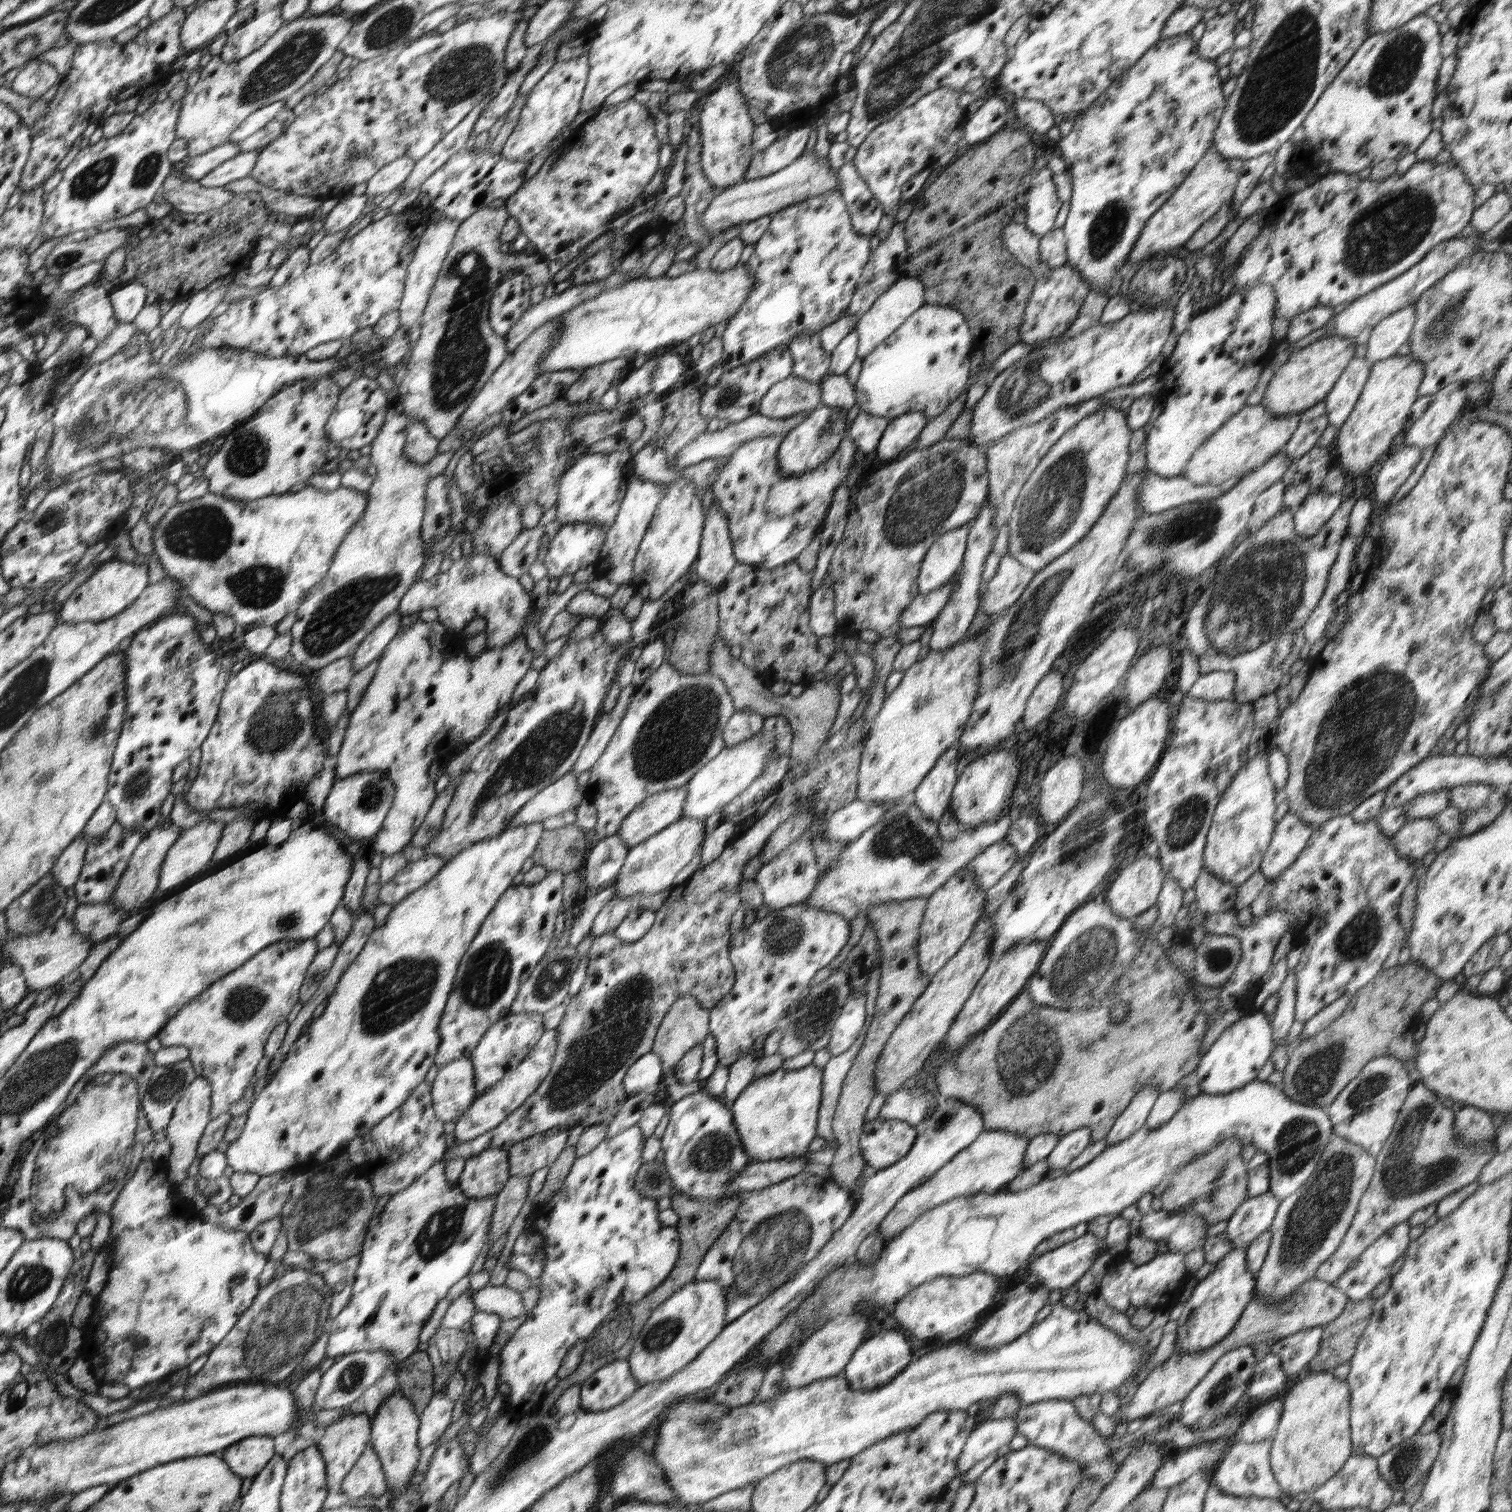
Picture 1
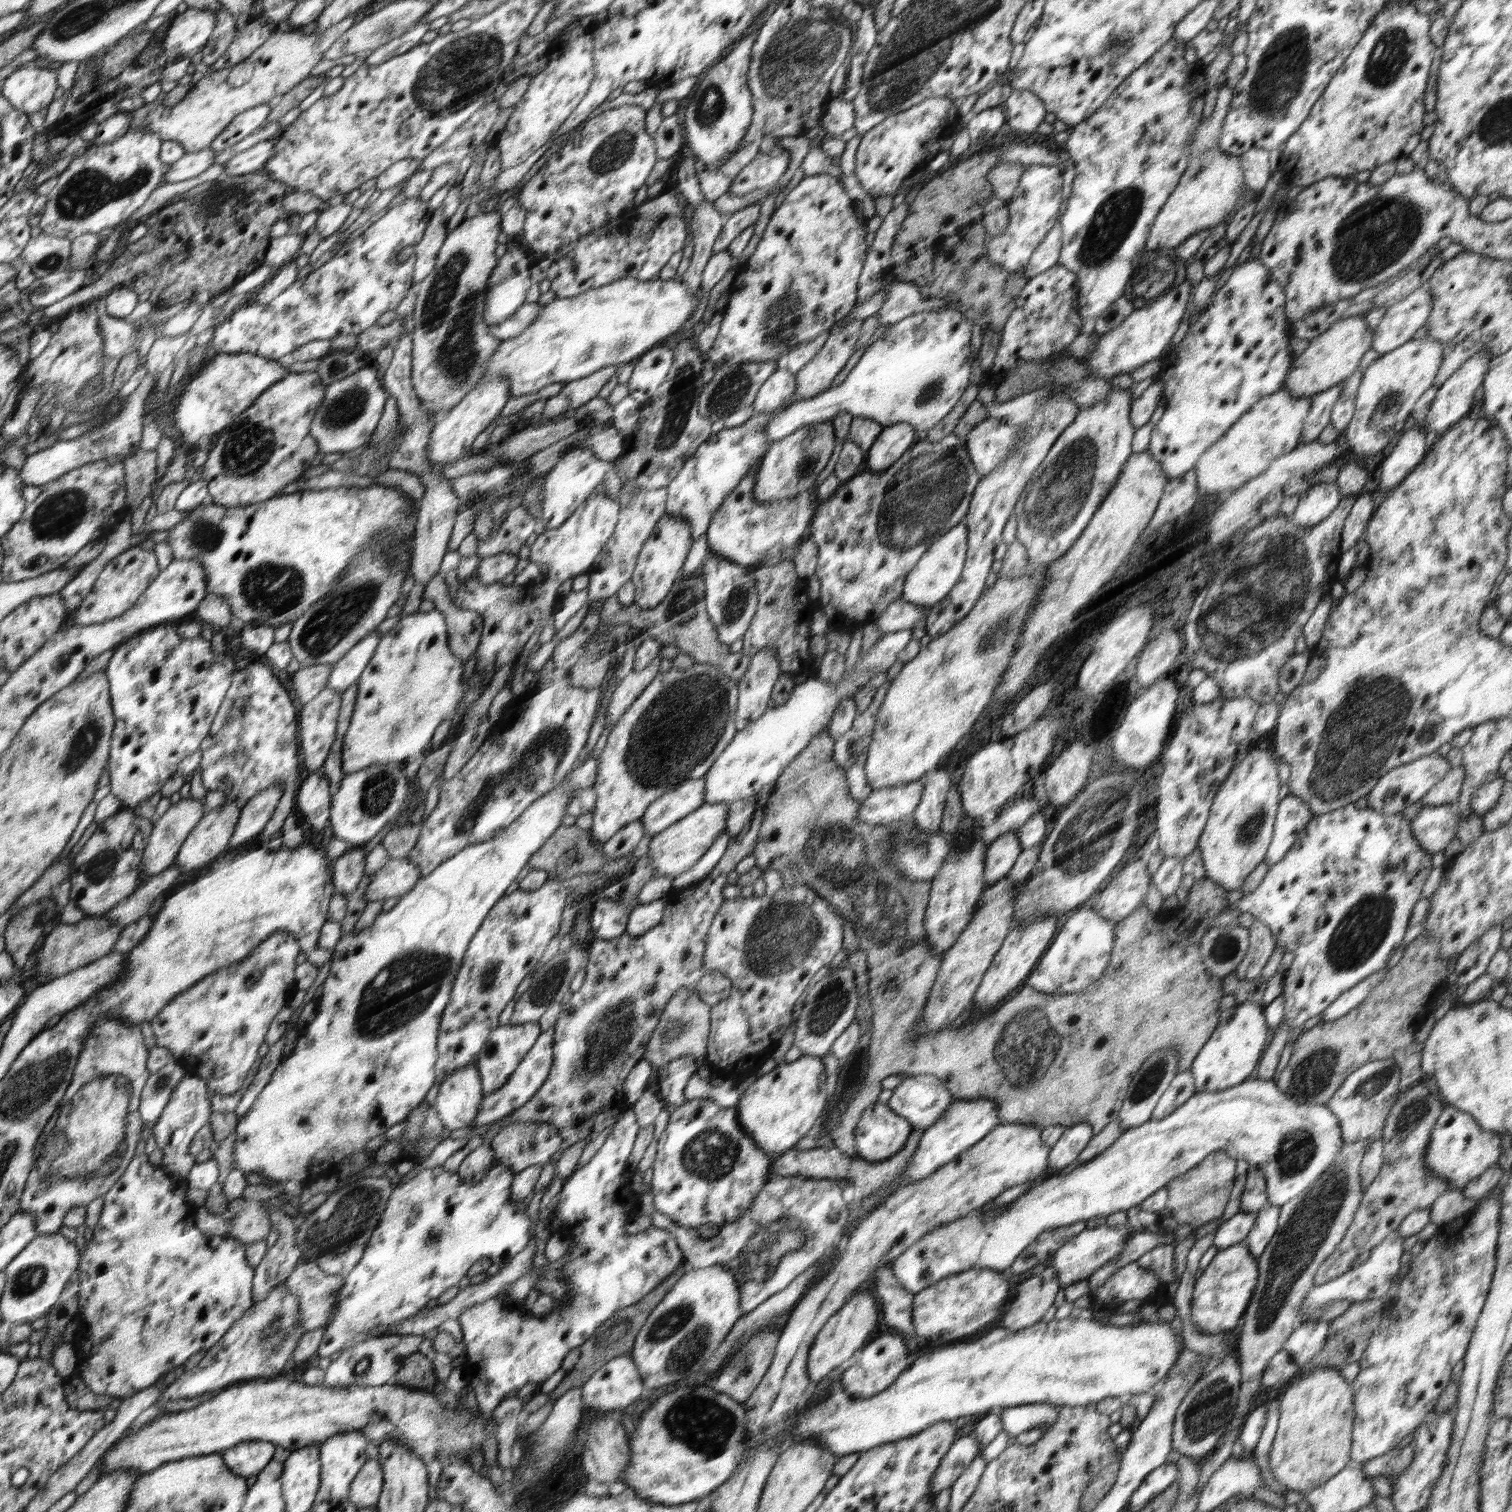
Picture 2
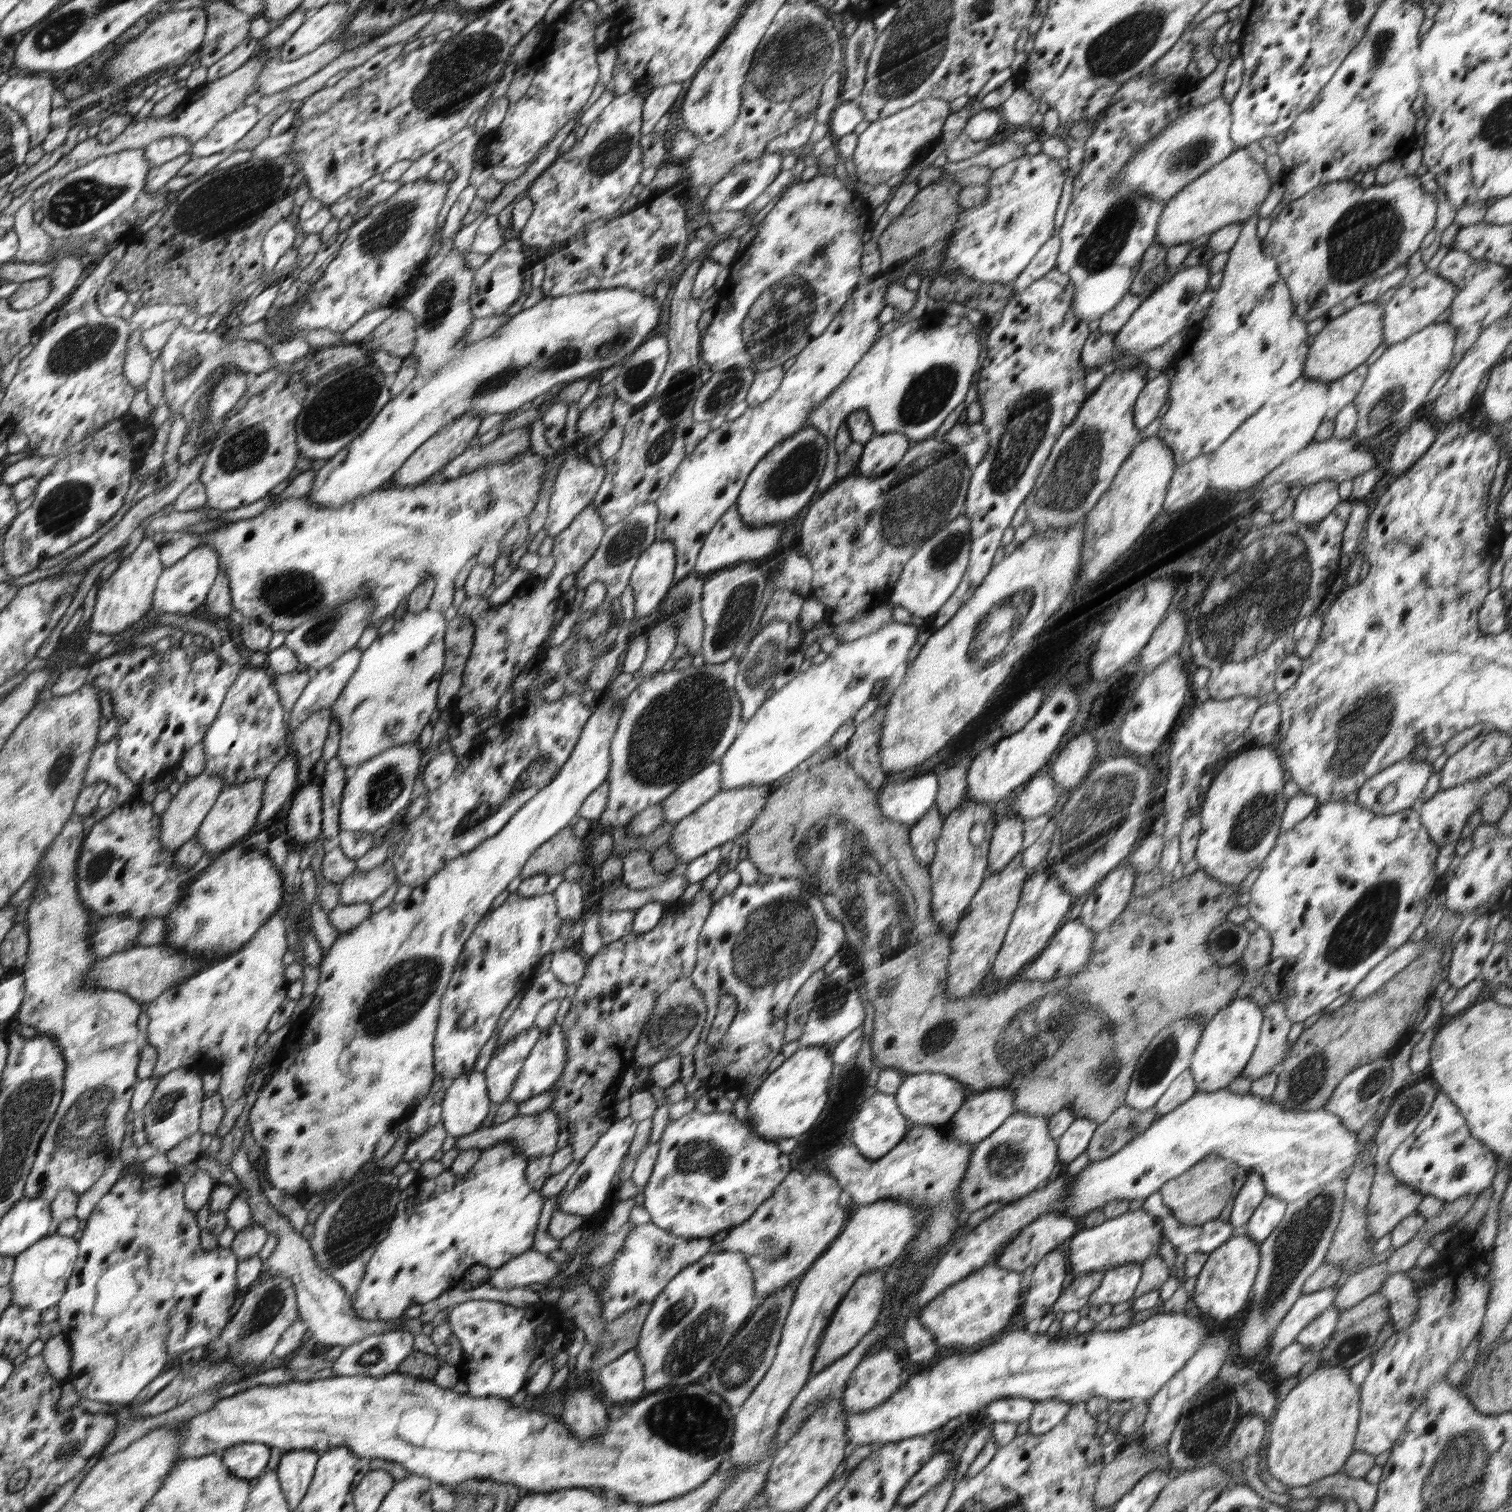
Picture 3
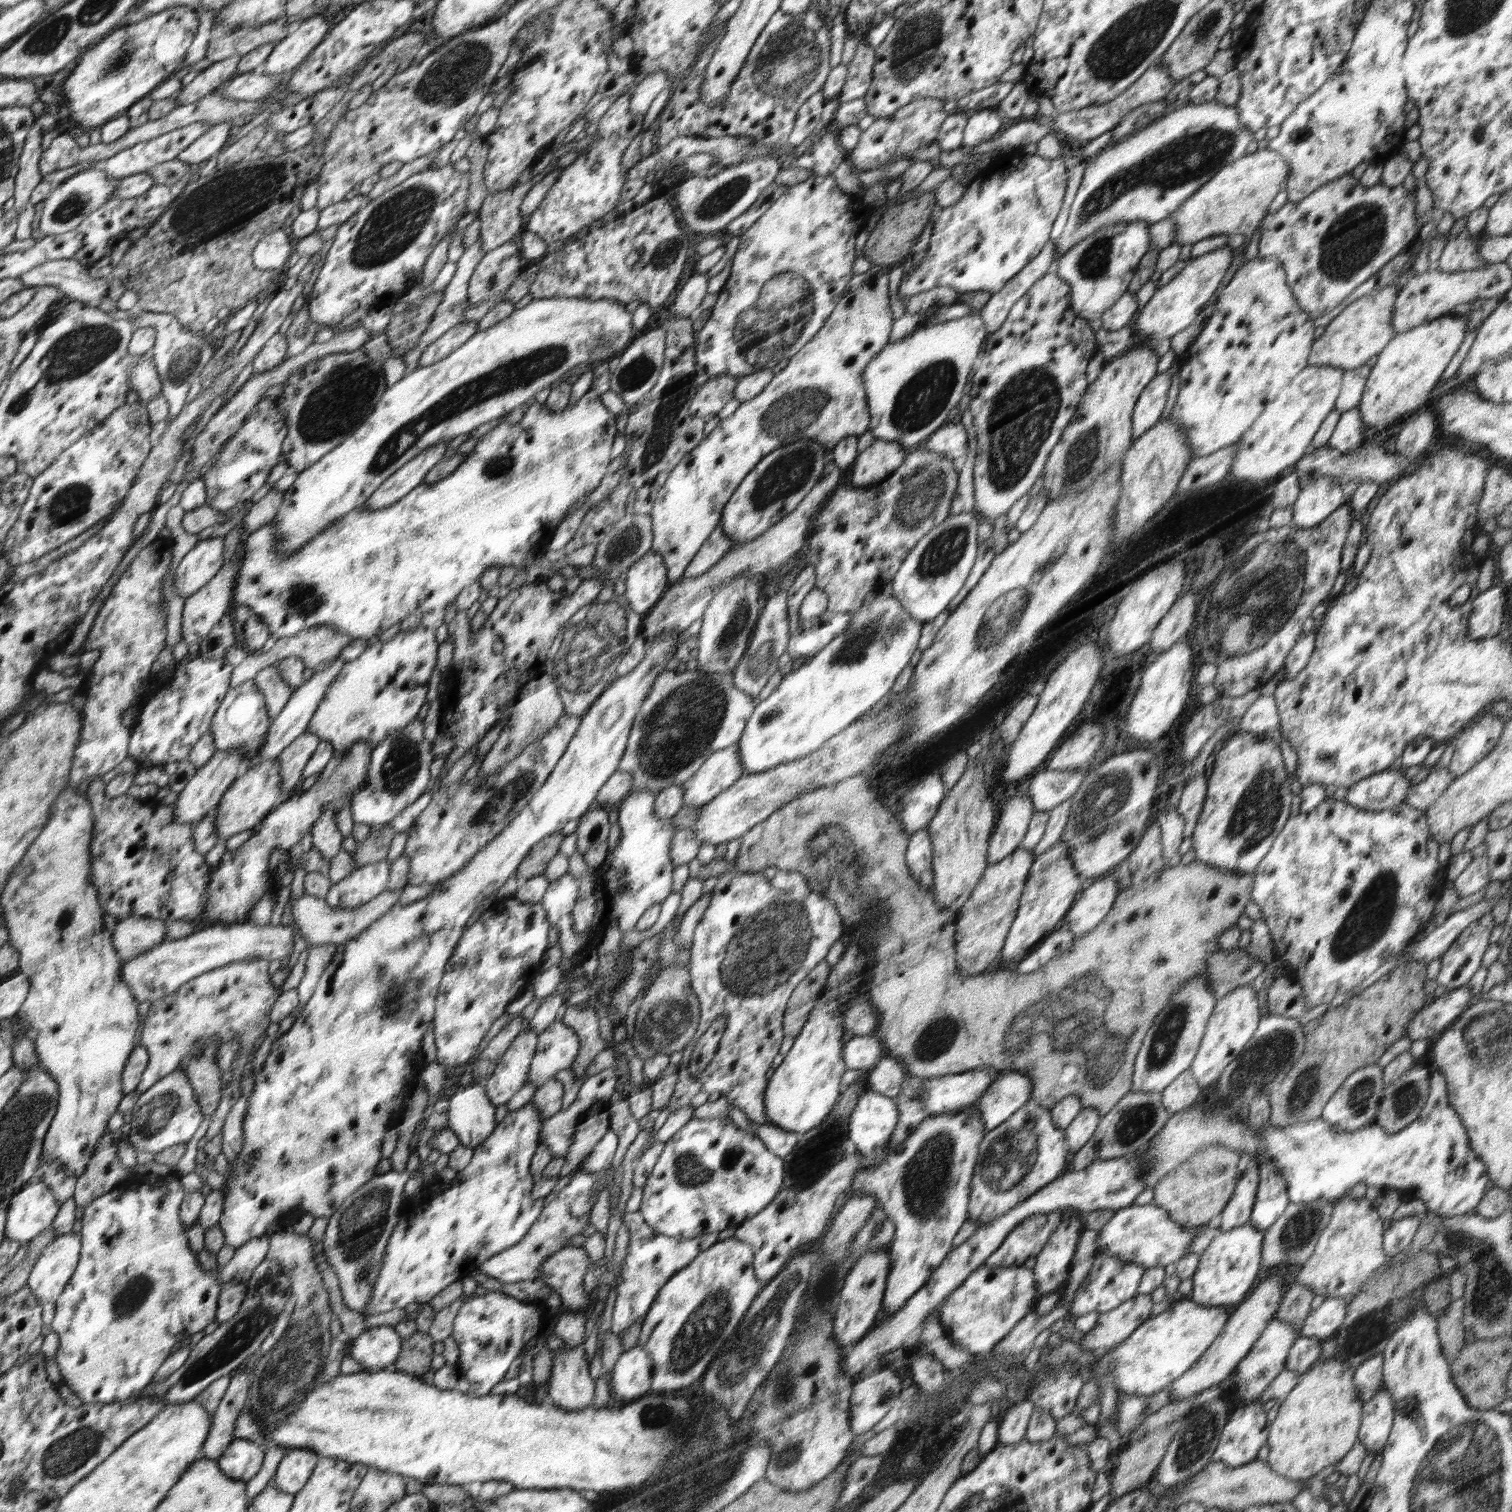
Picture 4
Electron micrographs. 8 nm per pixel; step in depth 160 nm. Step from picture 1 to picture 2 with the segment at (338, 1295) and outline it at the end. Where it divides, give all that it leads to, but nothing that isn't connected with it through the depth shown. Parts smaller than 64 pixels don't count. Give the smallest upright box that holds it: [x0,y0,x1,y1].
[282,1261,345,1330]

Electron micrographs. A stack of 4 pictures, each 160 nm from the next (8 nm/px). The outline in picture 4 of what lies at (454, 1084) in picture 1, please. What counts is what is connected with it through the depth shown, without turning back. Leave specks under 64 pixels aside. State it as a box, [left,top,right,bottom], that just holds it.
[447,1082,496,1149]

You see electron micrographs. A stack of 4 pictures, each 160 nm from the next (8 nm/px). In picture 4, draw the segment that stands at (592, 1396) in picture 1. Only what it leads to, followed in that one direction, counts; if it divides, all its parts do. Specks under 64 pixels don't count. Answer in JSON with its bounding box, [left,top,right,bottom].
[609,1346,653,1400]

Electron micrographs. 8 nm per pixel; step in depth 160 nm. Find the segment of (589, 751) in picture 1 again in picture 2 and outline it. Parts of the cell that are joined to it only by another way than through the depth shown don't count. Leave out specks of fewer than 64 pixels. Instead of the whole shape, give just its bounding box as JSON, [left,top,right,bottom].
[606,654,661,726]

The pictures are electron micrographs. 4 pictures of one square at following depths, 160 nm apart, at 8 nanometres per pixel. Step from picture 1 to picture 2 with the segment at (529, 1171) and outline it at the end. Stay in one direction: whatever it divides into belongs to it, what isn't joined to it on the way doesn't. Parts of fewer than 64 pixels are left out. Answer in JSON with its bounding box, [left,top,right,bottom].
[488,1123,562,1174]

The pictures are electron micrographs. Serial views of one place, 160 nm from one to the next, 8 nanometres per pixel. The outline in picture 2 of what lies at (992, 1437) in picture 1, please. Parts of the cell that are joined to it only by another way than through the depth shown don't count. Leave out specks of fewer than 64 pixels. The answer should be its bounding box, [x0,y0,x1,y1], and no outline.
[928,1433,982,1497]

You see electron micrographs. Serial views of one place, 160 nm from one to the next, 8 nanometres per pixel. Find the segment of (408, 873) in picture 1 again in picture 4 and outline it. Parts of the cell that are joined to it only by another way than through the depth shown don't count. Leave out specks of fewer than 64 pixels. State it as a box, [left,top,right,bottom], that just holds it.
[324,860,393,908]

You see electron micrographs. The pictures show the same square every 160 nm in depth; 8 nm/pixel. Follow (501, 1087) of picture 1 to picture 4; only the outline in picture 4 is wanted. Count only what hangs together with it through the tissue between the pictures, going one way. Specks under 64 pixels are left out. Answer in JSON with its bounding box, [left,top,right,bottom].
[526,1021,580,1088]

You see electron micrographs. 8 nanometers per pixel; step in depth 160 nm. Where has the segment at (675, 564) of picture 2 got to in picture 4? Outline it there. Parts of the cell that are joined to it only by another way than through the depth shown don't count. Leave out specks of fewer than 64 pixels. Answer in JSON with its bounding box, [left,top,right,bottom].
[624,552,670,616]

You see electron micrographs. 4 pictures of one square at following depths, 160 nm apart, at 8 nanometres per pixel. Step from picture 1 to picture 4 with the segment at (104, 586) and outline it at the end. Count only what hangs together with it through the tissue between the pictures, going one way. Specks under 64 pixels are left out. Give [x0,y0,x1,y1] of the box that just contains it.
[70,536,172,792]

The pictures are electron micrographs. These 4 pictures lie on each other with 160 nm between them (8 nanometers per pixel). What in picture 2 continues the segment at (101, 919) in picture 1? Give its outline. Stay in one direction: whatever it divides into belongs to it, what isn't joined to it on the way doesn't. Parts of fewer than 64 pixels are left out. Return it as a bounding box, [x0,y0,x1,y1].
[98,864,178,929]

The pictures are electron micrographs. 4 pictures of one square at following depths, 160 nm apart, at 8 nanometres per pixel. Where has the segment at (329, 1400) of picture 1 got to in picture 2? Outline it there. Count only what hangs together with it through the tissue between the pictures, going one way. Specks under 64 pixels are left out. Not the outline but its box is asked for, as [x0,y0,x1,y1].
[324,1335,425,1387]

